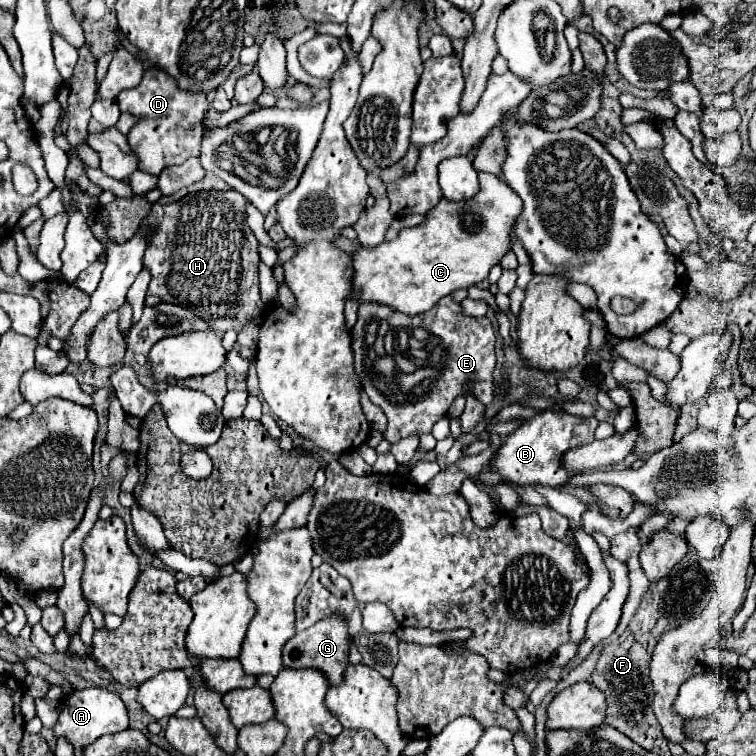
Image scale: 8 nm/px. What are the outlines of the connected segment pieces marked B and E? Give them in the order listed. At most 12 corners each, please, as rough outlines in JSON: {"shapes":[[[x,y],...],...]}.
{"shapes":[[[542,412],[496,450],[494,488],[568,480],[560,460],[595,439],[598,420]],[[362,304],[354,370],[396,444],[494,400],[492,322]]]}

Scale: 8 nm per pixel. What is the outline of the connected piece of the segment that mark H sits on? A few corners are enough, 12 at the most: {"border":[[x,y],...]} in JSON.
{"border":[[236,190],[152,204],[146,306],[216,332],[262,316]]}

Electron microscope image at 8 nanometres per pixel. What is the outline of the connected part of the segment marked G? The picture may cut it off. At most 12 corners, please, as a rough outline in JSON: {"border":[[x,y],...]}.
{"border":[[340,616],[294,634],[284,668],[320,670],[340,684],[350,636]]}

